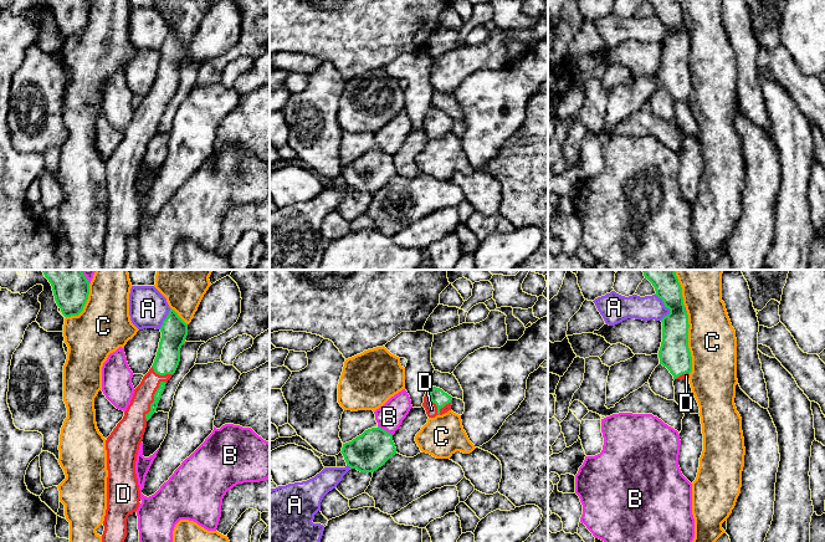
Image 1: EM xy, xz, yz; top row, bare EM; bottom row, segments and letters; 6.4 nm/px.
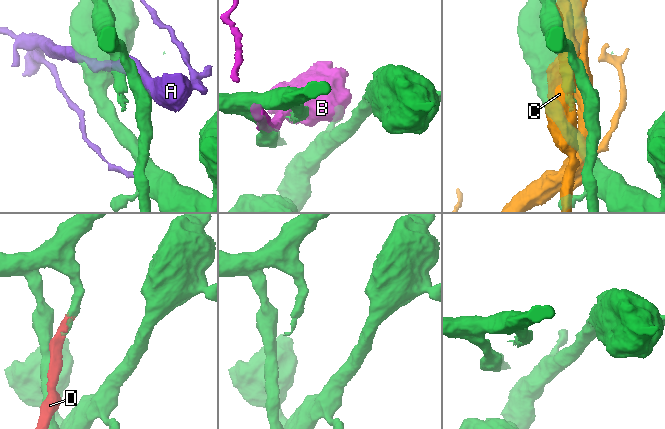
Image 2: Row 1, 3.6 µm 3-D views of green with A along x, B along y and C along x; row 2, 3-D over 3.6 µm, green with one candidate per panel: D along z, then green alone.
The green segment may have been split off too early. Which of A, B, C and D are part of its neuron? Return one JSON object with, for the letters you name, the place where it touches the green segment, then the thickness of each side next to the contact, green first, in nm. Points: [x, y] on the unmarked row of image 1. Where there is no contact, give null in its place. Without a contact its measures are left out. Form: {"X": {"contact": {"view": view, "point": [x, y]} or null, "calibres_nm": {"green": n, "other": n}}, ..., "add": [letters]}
{"D": {"contact": {"view": "xy", "point": [154, 122]}, "calibres_nm": {"green": 50, "other": 180}}, "add": ["D"]}

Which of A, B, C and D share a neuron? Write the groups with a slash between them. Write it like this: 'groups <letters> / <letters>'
groups A / B / C / D

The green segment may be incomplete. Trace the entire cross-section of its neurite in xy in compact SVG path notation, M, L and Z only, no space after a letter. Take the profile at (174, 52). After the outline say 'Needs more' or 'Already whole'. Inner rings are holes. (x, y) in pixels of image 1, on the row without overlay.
M170 30L160 53L152 90L134 111L123 140L106 162L107 231L101 270L122 270L127 259L127 240L139 229L140 211L135 195L139 167L147 143L157 133L165 106L179 87L188 46Z. Needs more

